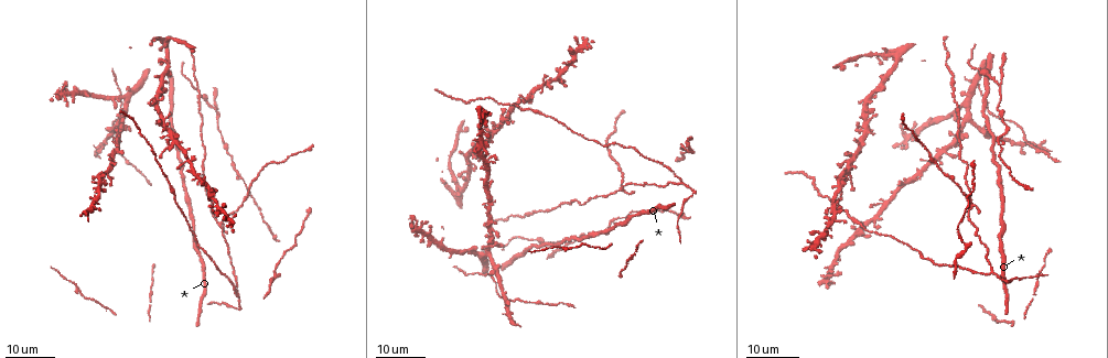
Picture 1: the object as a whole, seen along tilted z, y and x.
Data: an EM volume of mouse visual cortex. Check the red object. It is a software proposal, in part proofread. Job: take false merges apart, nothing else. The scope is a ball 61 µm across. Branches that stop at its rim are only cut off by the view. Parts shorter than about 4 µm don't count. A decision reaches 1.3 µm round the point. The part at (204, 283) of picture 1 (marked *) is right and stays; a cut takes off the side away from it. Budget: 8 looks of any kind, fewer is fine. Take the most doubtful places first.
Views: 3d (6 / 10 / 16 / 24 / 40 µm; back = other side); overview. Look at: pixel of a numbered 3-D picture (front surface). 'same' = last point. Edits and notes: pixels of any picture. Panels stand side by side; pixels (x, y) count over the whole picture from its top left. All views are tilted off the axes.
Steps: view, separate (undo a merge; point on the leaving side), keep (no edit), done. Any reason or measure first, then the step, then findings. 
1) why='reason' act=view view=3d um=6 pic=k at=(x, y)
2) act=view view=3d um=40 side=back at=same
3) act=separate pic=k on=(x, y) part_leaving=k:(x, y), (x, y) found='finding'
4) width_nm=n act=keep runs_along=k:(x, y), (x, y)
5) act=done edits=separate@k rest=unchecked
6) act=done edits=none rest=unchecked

why='two arms in line, one across' act=view view=3d um=24 pic=1 at=(216, 118)

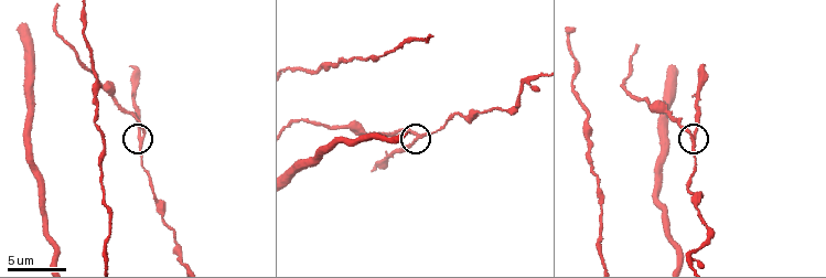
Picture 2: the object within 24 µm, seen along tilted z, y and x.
act=view view=3d um=10 pic=2 at=(140, 139)

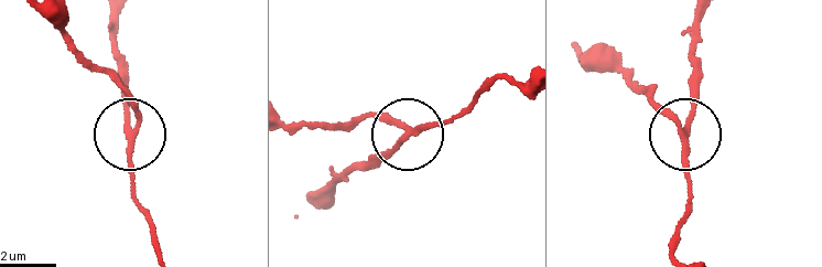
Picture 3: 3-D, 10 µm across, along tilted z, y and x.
act=view view=3d um=6 pic=3 at=(129, 130)

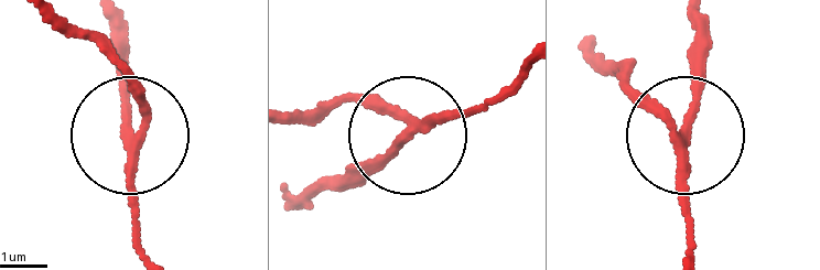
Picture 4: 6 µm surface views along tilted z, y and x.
width_nm=170 act=separate pic=4 on=(377, 163) found='a second neuron is stuck on'

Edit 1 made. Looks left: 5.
why='four or more arms meet' act=view view=3d um=24 pic=1 at=(220, 224)

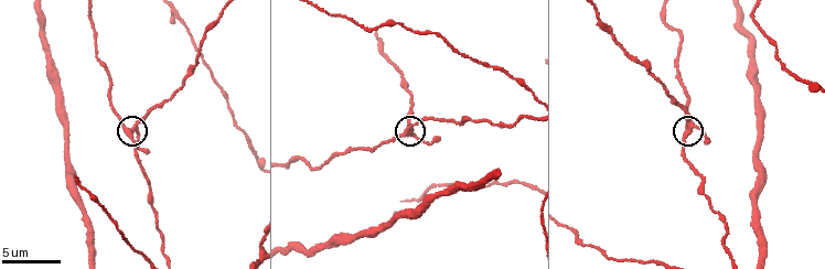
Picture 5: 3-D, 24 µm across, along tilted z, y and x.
act=view view=3d um=10 pic=5 at=(687, 132)

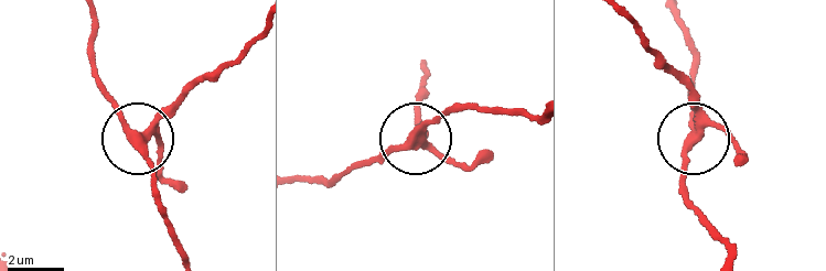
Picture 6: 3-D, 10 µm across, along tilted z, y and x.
act=view view=3d um=6 pic=6 at=(139, 135)

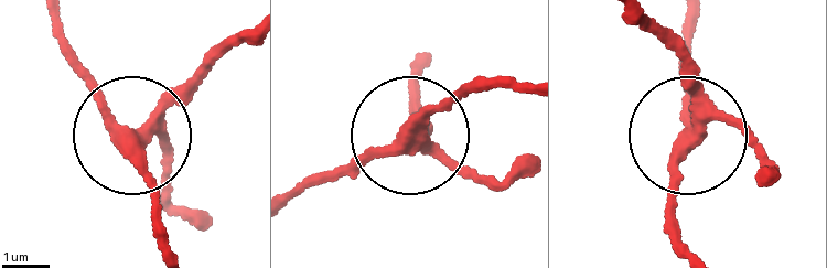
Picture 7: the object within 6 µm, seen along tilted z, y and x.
act=separate pic=7 on=(478, 179) part_leaving=7:(415, 142), (419, 78) found='two neurons meet here'

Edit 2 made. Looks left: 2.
act=done edits=separate@4,separate@7 rest=unchecked

